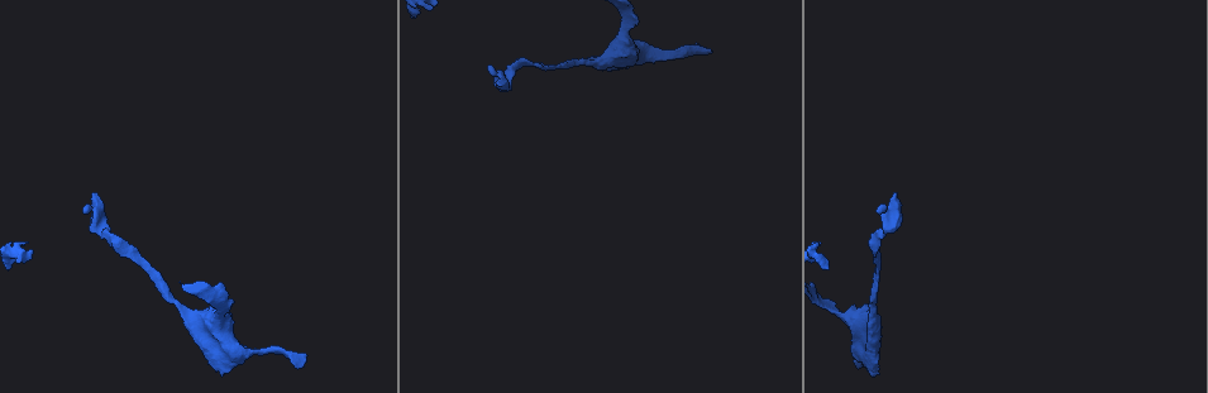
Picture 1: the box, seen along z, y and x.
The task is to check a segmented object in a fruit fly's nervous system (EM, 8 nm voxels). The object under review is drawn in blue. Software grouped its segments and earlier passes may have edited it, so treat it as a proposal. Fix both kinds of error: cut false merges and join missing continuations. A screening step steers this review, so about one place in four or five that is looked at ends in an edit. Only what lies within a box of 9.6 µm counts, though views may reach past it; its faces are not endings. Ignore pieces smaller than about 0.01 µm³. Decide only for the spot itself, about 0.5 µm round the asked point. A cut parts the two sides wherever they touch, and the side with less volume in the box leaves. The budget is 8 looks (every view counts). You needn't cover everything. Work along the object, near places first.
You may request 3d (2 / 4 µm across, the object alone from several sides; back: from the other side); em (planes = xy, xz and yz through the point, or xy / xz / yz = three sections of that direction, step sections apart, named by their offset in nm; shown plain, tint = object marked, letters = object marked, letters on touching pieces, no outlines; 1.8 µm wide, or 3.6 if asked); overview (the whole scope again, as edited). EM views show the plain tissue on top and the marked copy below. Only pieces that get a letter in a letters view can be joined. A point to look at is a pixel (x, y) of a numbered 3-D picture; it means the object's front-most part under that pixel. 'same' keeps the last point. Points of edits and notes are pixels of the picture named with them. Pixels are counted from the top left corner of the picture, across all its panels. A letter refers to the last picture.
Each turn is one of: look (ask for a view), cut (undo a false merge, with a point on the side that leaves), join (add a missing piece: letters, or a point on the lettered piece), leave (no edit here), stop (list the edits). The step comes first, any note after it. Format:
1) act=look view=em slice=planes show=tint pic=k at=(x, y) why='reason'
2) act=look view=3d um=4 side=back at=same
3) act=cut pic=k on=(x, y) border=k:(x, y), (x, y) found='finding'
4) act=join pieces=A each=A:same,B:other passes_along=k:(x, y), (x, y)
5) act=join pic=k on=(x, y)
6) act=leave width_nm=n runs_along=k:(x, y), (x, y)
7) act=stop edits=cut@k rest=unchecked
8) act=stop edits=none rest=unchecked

act=look view=3d um=2 pic=1 at=(224, 307) why='calibre changes'

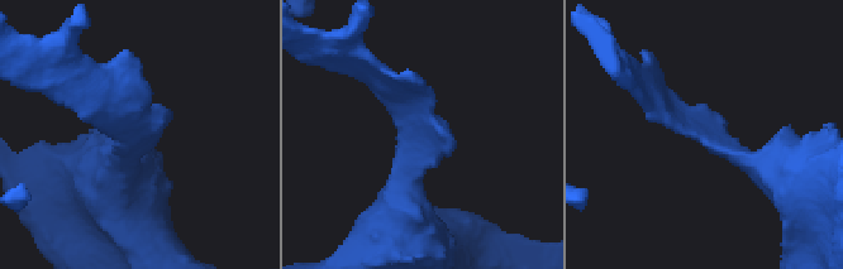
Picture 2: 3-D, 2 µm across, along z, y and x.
act=look view=em slice=xz step=8 show=tint pic=2 at=(702, 131) why='shape alone is not enough'

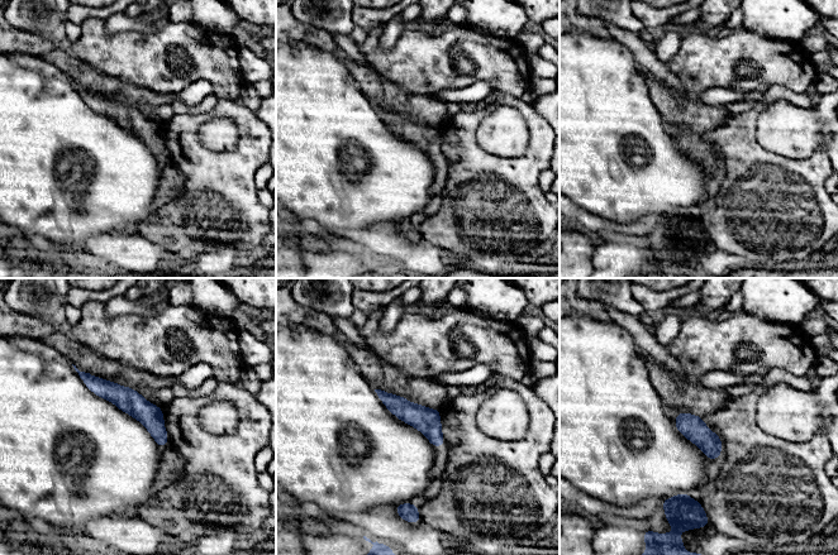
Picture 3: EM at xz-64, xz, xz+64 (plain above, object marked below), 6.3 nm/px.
act=look view=em slice=planes show=letters at=same why='another direction'

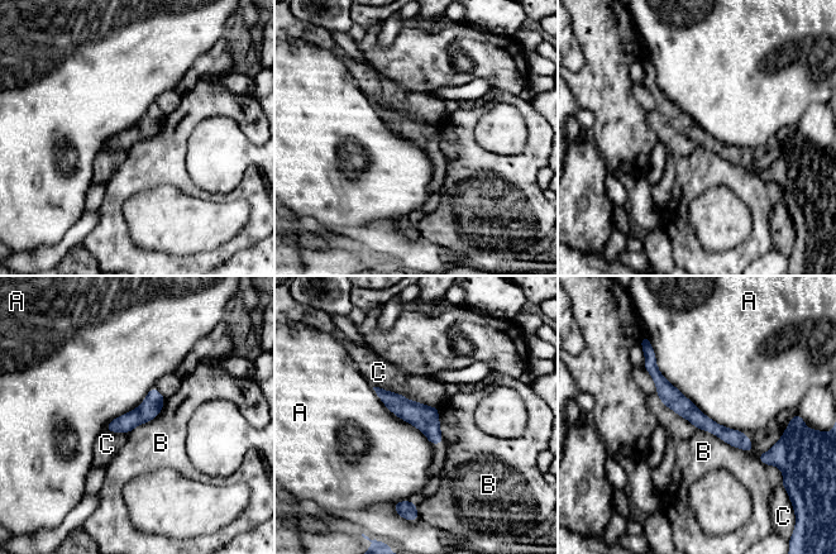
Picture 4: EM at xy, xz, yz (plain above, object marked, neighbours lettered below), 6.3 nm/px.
act=leave longest_contact=A:800nm each=A:other,B:other,C:other border=4:(650, 344), (673, 385), (743, 431) found='all the same neuron'

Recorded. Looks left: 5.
act=look view=3d um=2 side=back pic=1 at=(861, 365) why='an open end'

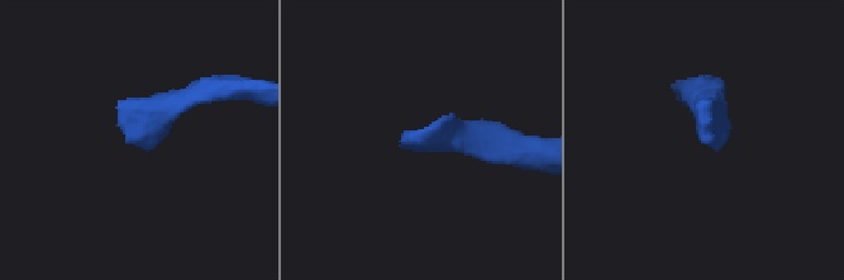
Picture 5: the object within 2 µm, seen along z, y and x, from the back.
act=look view=em slice=planes show=letters pic=5 at=(401, 144) why='need the tissue'

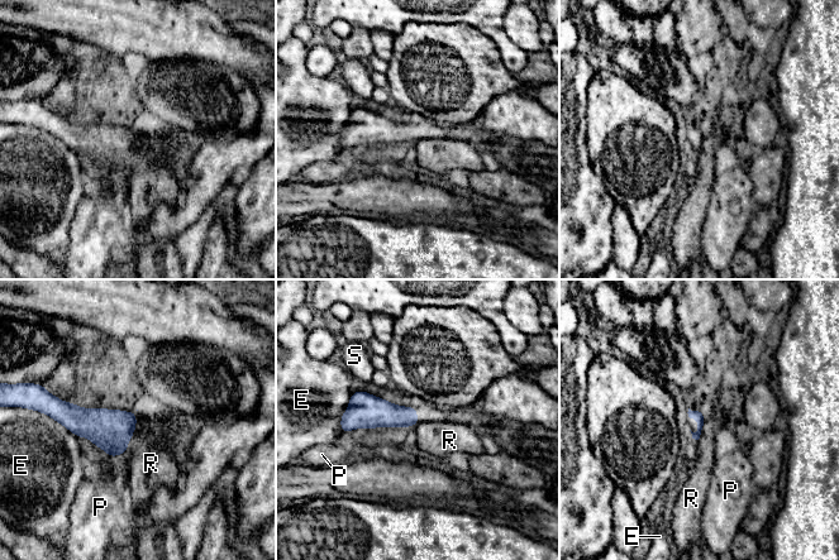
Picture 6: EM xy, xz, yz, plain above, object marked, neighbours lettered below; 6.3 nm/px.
act=leave longest_contact=E:260nm each=E:other,P:other,R:other,S:other border=6:(136, 425), (125, 453) found='none of them fits'

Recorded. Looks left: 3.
act=look view=em slice=planes show=tint pic=1 at=(873, 374) why='free end'

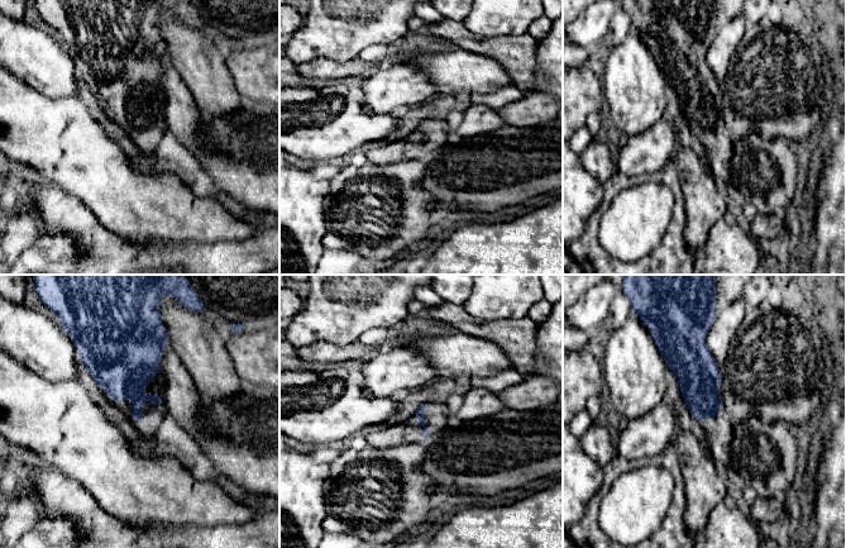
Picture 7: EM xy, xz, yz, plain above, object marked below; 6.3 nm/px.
act=look view=em slice=planes show=letters at=same

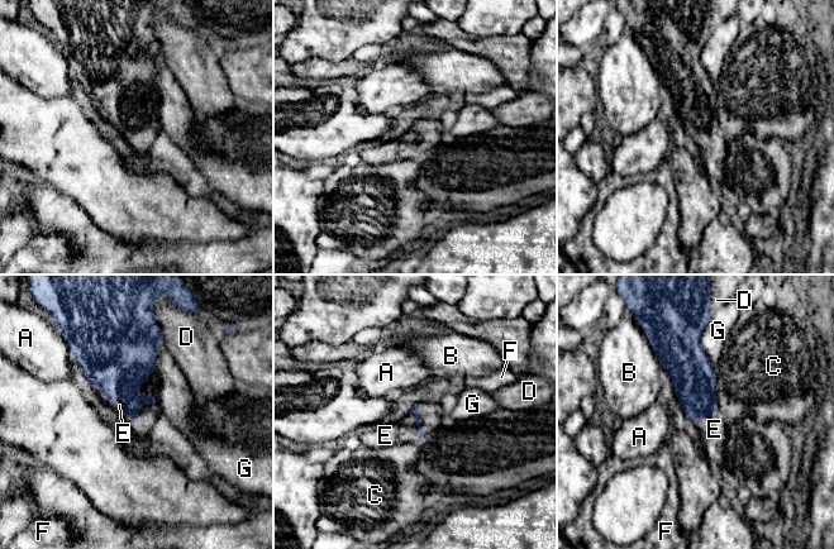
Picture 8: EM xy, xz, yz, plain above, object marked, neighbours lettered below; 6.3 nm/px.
act=join pieces=E longest_contact=E:380nm each=A:other,B:other,C:other,D:other,E:same,F:other,G:other passes_along=8:(115, 358), (119, 397), (119, 405) found='the neuron continues'

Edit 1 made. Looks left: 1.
act=stop edits=join@8 rest=unchecked

